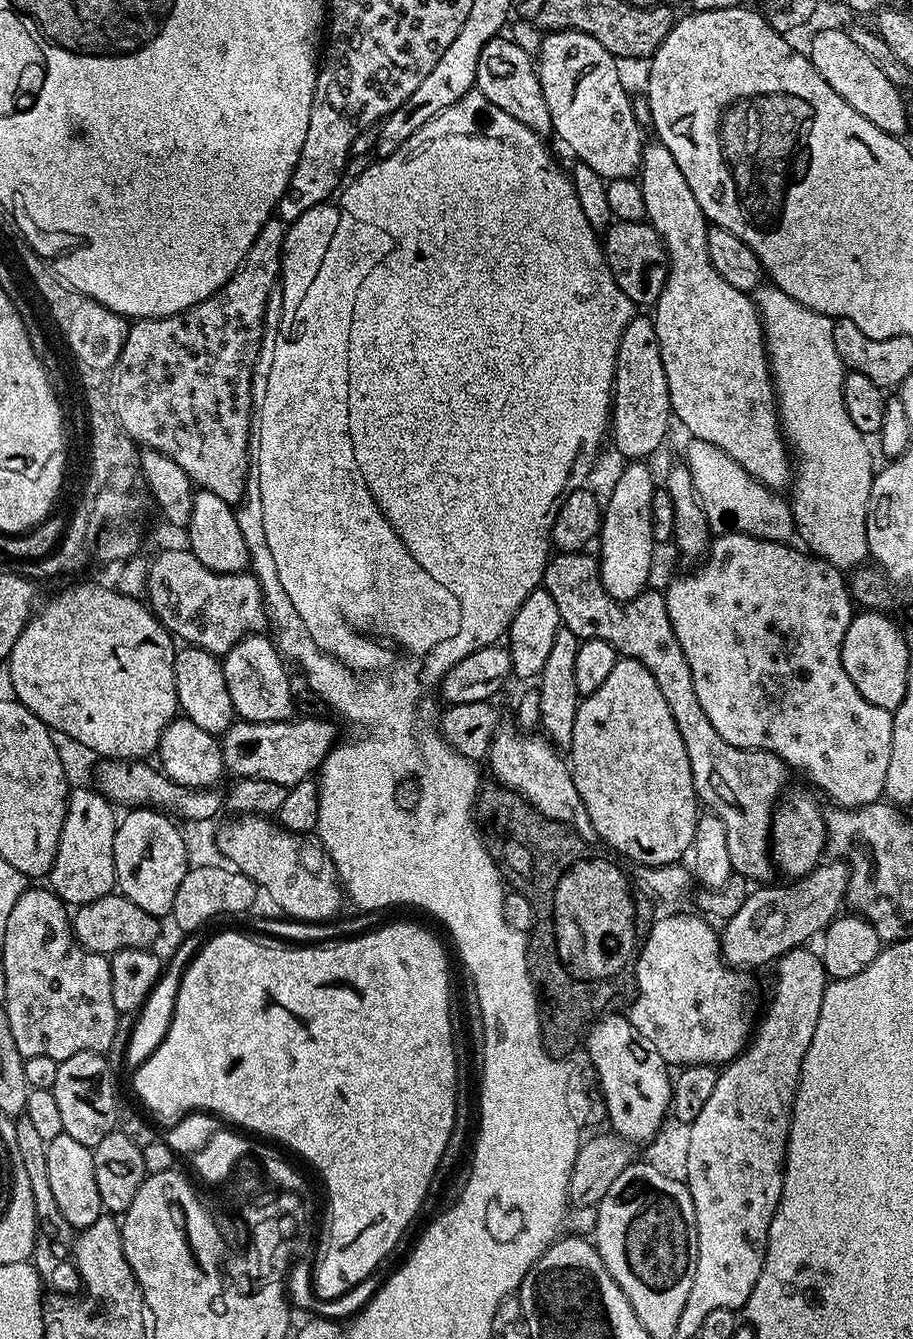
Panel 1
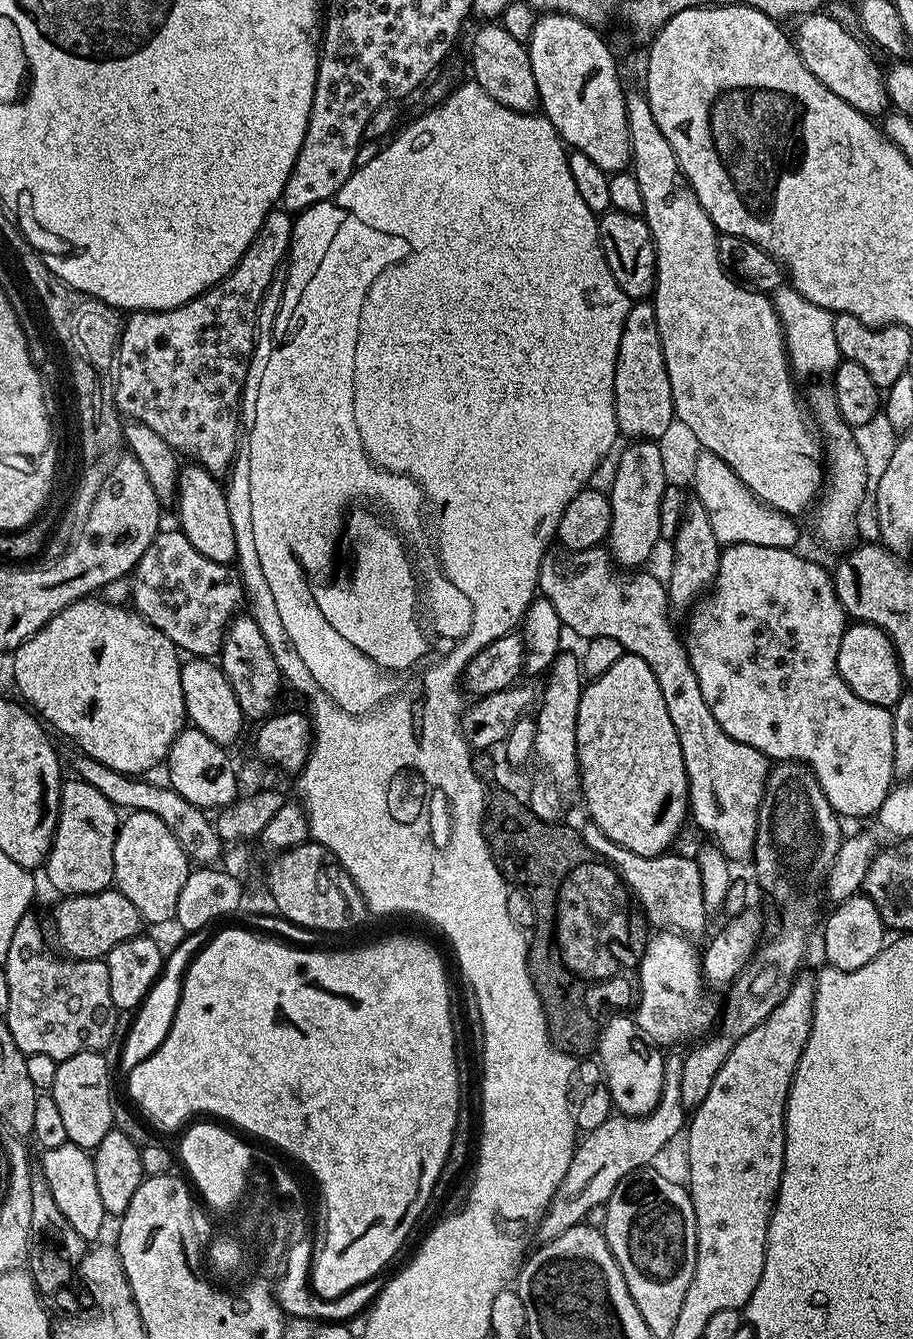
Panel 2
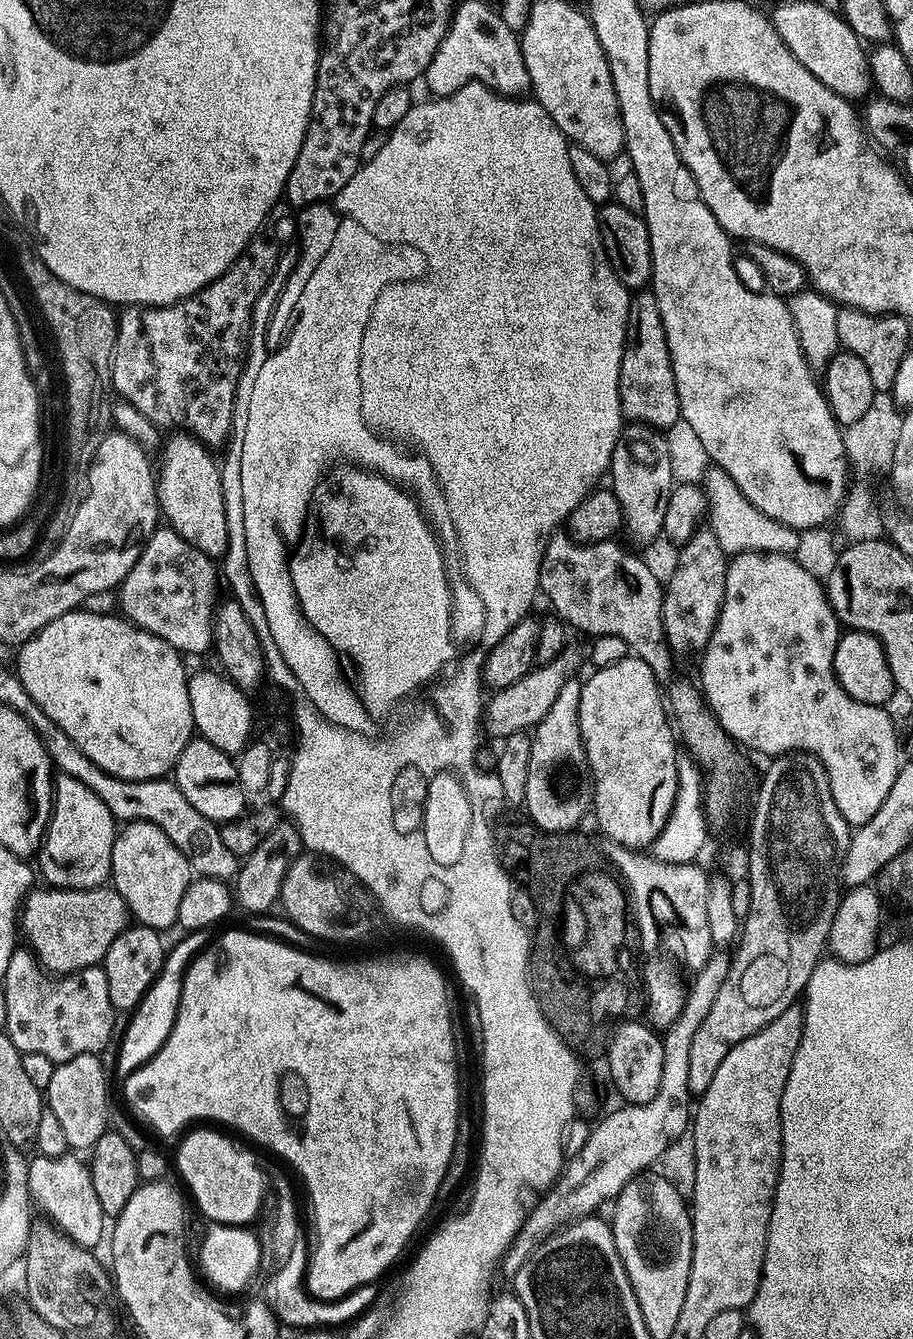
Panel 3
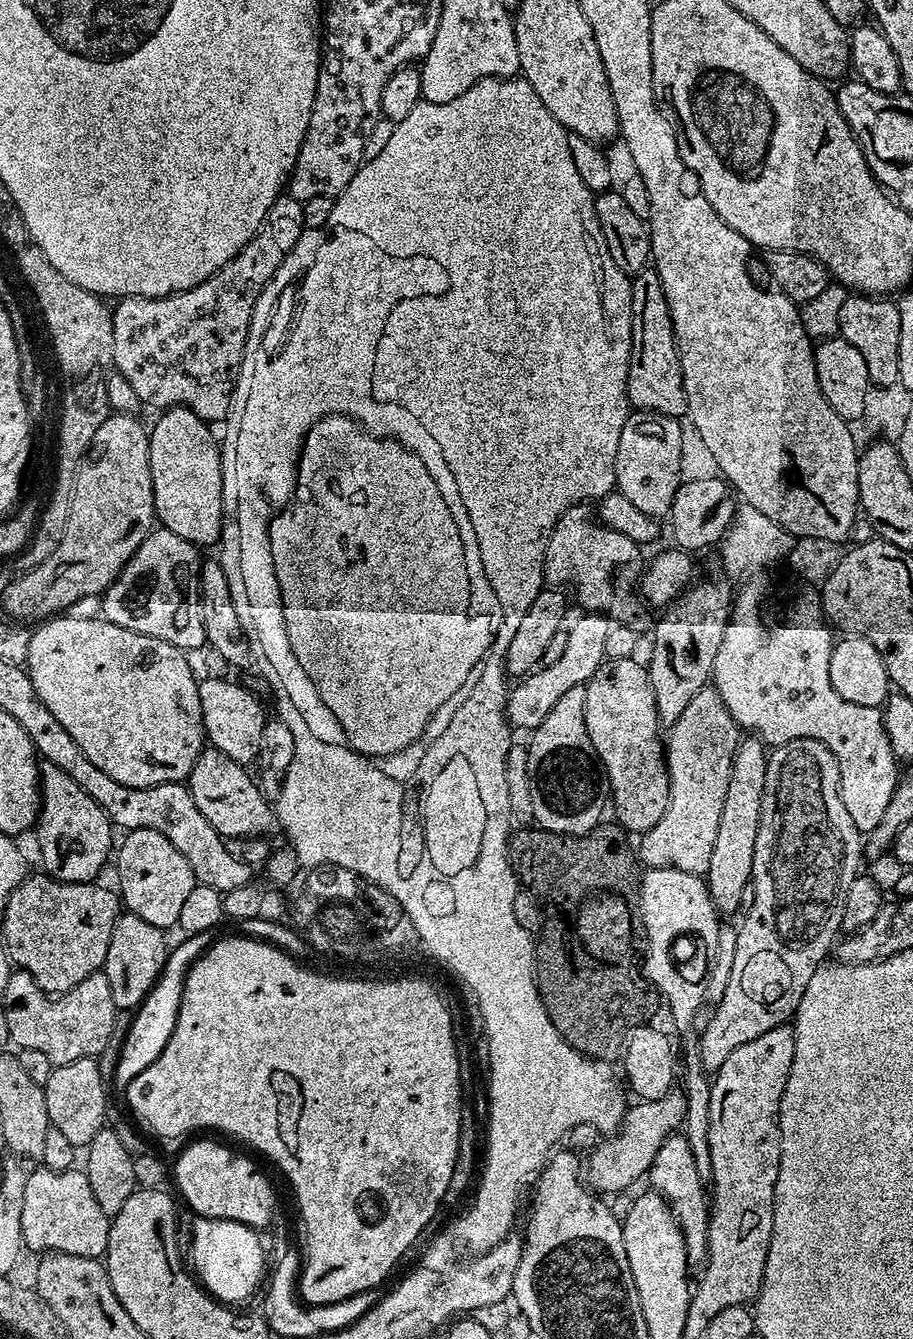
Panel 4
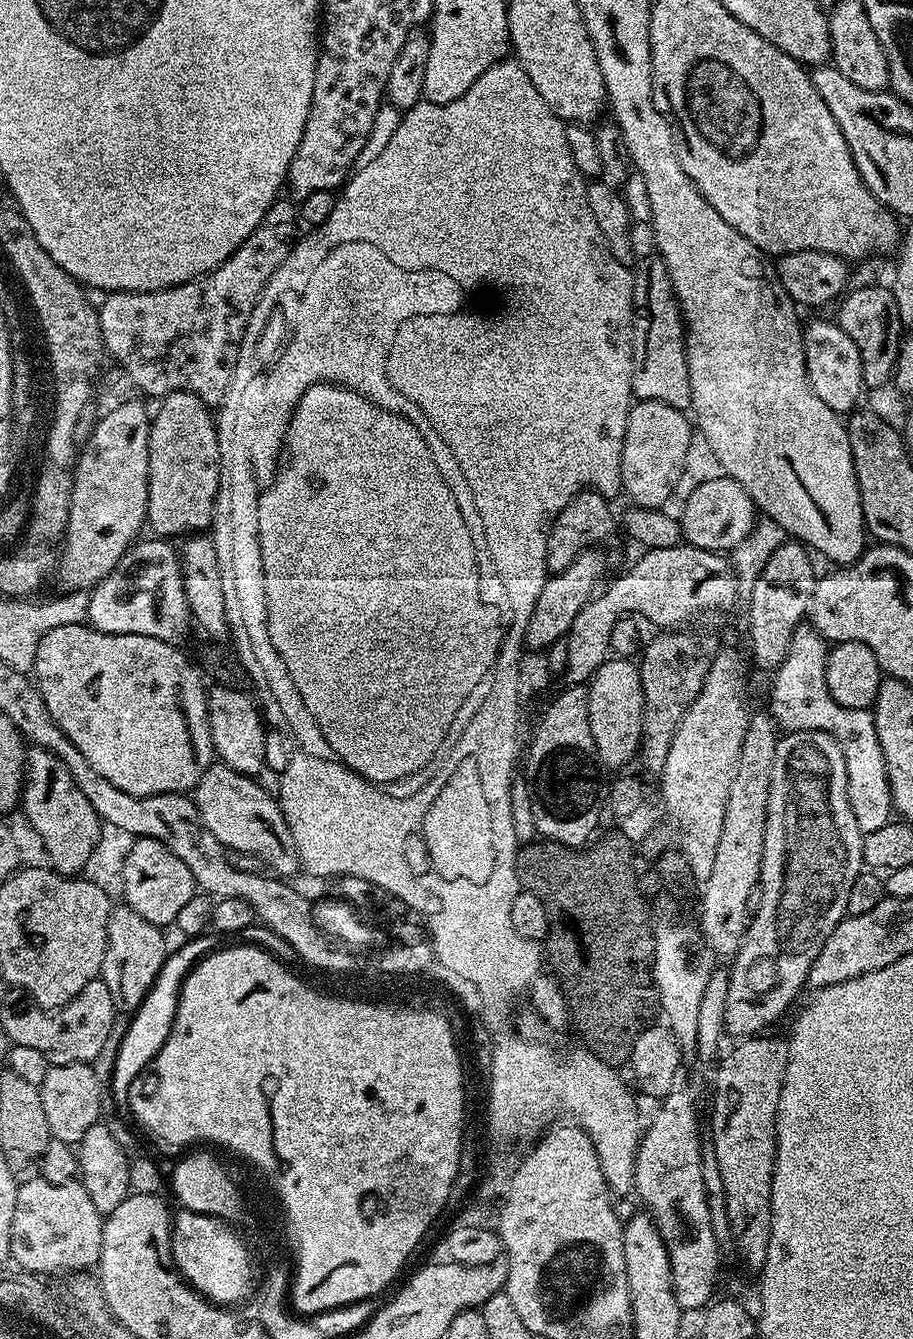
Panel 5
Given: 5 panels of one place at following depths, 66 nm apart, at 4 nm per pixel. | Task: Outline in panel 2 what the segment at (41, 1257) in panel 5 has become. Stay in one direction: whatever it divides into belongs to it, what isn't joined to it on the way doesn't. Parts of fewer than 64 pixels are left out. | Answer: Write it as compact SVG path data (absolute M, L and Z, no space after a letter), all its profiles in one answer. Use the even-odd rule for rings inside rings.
M63 1144L43 1149L38 1170L46 1178L46 1186L50 1186L50 1194L54 1194L54 1202L58 1202L58 1210L66 1214L66 1222L78 1230L78 1234L86 1242L97 1239L96 1235L104 1228L106 1213L102 1206L102 1197L98 1195L98 1182L94 1179L94 1162L89 1149L80 1148L76 1144Z

